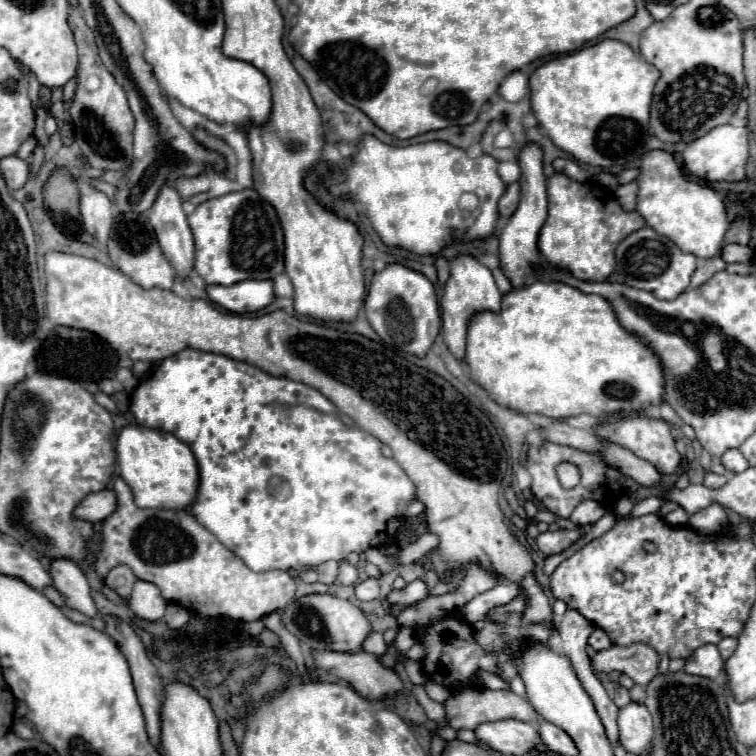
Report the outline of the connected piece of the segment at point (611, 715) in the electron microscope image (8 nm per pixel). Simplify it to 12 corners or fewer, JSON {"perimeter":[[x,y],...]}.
{"perimeter":[[568,608],[558,622],[570,658],[610,742],[618,740],[618,708],[596,678],[586,642],[592,626]]}

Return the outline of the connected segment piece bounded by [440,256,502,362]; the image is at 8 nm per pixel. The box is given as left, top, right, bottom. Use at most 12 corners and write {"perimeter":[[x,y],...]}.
{"perimeter":[[472,256],[450,262],[442,336],[464,362],[472,316],[498,312],[494,276]]}

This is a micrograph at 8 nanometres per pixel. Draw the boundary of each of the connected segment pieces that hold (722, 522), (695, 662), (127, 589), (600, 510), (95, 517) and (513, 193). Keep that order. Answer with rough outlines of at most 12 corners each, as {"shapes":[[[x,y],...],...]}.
{"shapes":[[[710,504],[688,520],[702,534],[728,528],[728,516],[720,504]],[[714,644],[700,646],[688,660],[686,672],[718,678],[724,660]],[[126,566],[108,572],[106,582],[122,600],[128,600],[136,576]],[[596,500],[580,502],[570,520],[594,524],[606,514]],[[112,490],[86,494],[74,518],[102,522],[116,510]],[[510,184],[500,198],[502,218],[510,218],[520,200],[520,184]]]}

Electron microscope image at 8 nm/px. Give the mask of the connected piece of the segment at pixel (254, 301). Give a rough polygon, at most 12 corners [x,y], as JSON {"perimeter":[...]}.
{"perimeter":[[272,280],[206,286],[212,302],[250,314],[274,300]]}

